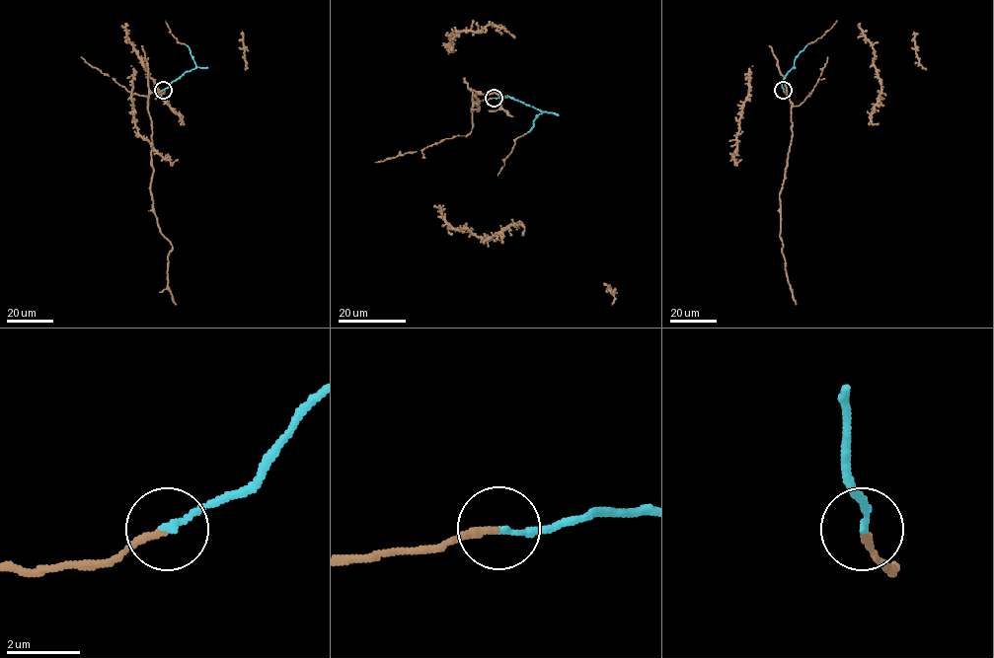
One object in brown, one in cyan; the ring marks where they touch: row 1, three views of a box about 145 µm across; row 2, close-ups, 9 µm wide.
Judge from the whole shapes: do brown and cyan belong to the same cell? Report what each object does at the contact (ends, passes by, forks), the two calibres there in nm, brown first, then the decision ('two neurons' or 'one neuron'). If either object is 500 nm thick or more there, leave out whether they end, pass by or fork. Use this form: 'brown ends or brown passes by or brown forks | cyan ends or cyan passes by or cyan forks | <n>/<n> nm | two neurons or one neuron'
brown ends | cyan ends | 190/180 nm | one neuron

